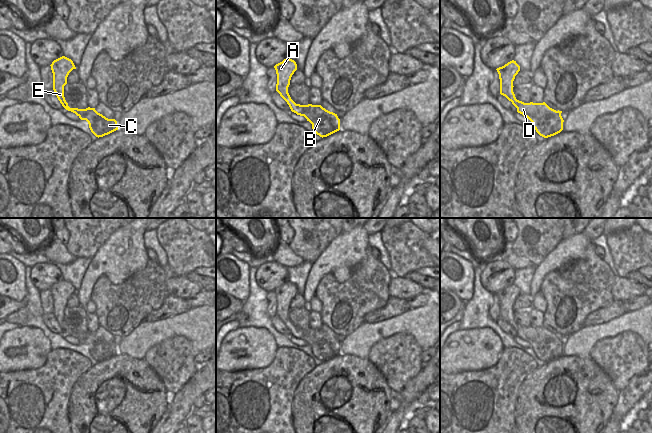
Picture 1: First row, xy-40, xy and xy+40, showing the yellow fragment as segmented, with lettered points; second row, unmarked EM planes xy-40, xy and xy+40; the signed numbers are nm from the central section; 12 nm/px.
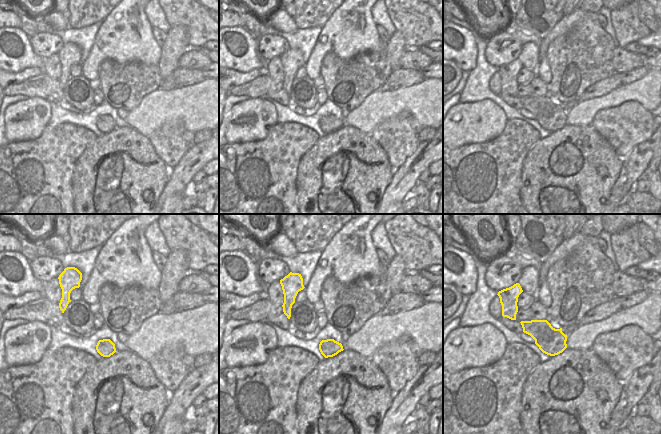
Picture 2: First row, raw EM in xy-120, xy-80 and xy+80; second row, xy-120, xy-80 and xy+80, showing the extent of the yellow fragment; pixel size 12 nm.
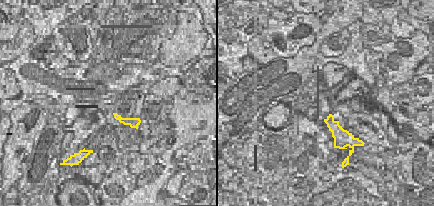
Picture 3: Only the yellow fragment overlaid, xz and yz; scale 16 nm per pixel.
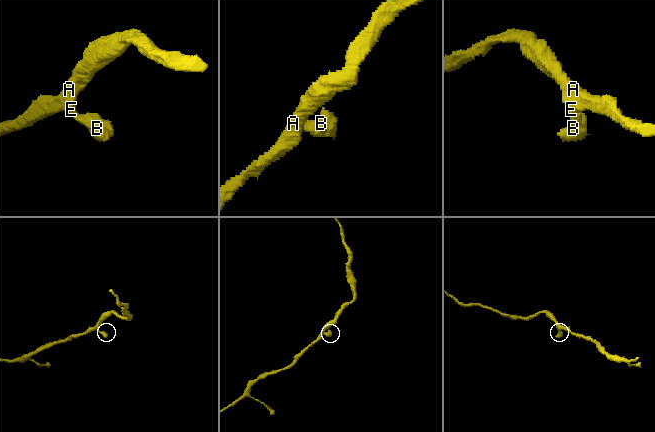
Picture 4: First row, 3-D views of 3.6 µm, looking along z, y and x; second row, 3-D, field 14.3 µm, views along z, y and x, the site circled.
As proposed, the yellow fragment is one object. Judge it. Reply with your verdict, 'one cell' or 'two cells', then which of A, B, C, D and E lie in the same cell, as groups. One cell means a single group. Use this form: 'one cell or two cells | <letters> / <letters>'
one cell | A B C D E

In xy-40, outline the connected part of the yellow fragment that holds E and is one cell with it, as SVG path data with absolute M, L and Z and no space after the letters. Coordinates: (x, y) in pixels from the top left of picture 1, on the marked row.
M62 56L54 60L50 66L53 73L53 90L66 110L75 113L81 120L86 120L91 132L98 138L118 130L117 121L115 119L106 118L98 113L95 108L88 107L86 109L78 109L68 106L64 97L64 86L67 84L69 73L73 69L76 69L71 59Z

